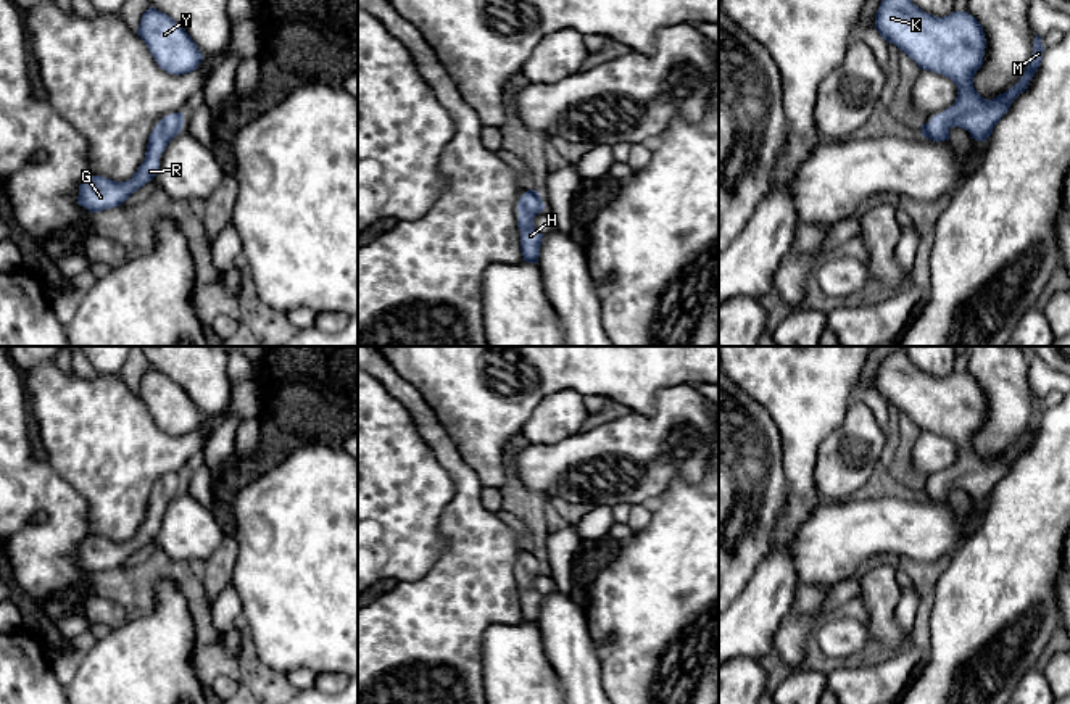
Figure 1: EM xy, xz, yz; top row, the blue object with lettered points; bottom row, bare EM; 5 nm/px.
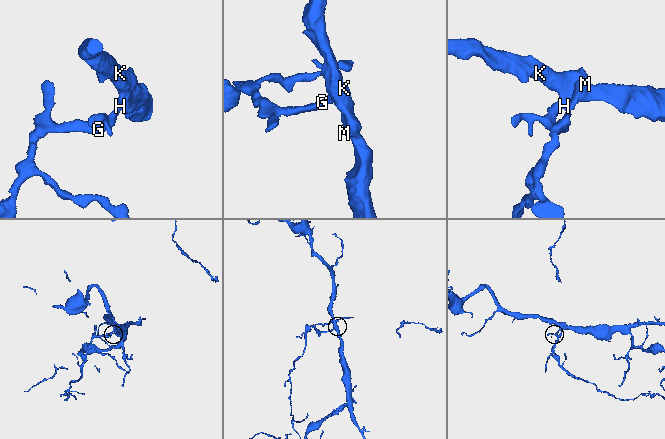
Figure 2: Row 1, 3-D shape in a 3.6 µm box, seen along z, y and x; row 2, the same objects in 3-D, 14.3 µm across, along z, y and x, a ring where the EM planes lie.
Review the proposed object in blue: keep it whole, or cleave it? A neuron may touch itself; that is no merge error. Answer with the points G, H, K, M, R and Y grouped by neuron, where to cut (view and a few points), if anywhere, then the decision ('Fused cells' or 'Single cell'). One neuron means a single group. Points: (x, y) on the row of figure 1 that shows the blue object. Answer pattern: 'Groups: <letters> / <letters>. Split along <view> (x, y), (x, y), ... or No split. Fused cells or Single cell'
Groups: G H K M R Y. No split. Single cell

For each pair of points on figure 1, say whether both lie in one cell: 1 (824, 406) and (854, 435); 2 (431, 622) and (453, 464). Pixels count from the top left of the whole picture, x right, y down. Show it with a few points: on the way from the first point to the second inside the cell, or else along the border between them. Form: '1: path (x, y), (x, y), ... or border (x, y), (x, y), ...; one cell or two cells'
1: border (850, 405), (845, 418), (817, 450); two cells
2: path (466, 583), (466, 503); one cell

